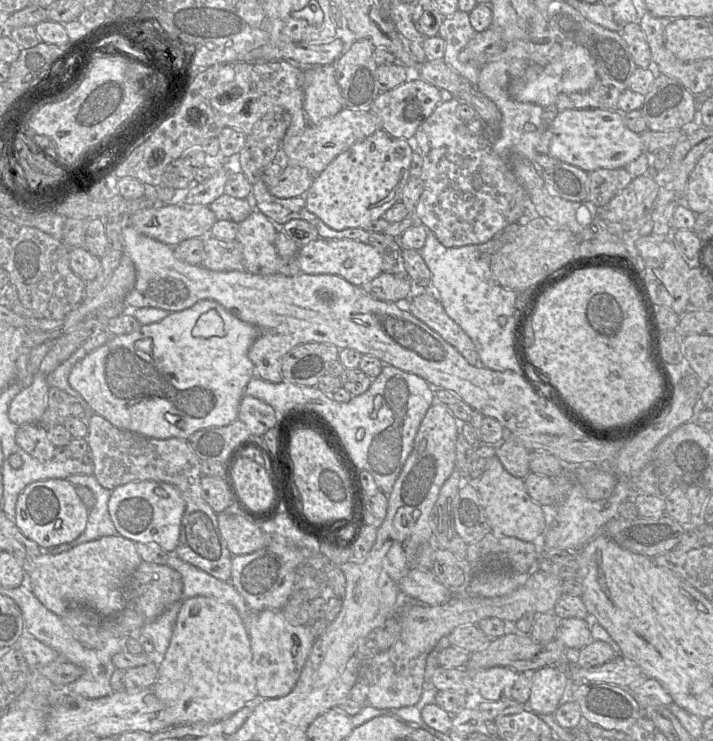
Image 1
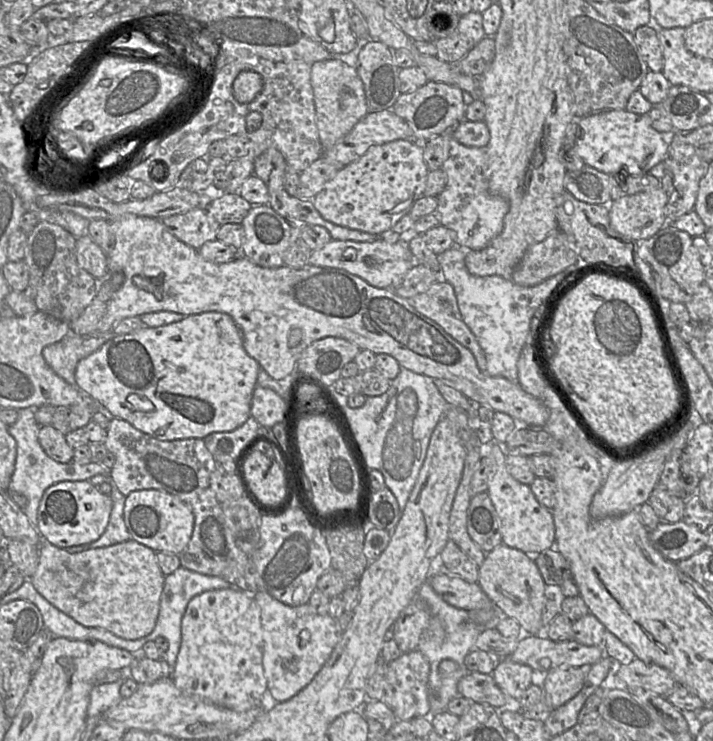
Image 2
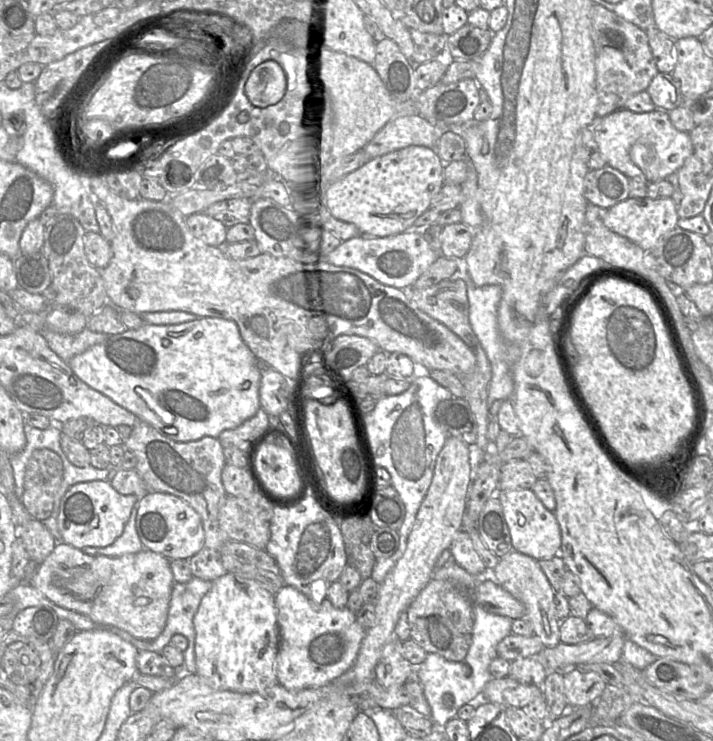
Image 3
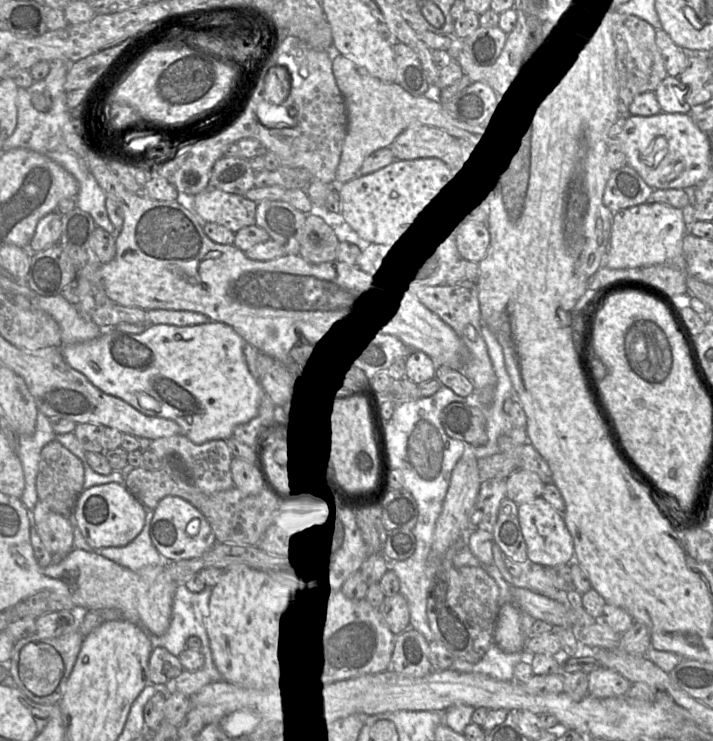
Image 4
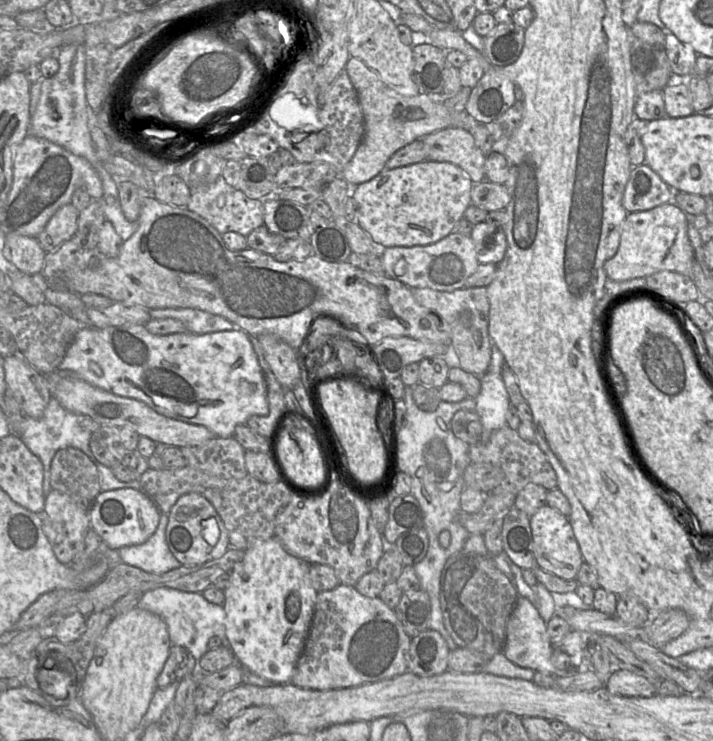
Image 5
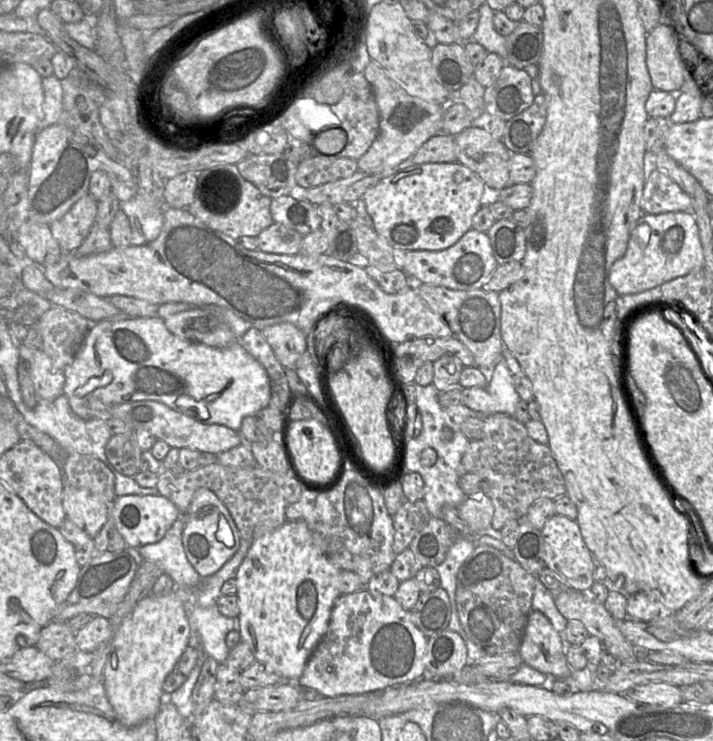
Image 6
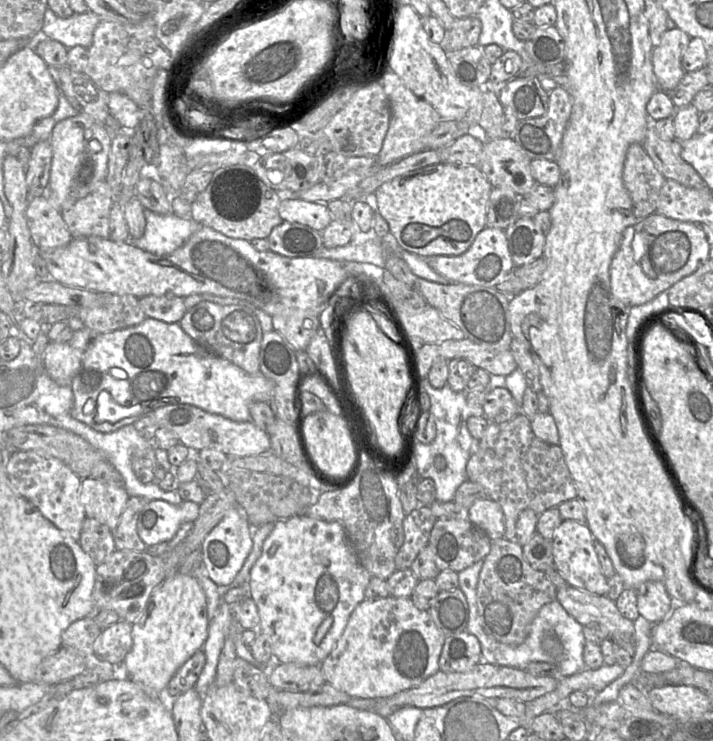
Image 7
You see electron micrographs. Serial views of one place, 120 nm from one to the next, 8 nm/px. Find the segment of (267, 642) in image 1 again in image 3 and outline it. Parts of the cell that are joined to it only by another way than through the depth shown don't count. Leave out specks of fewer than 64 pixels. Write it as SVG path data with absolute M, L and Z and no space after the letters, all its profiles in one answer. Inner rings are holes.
M288 585L280 588L274 598L280 635L276 657L276 675L280 685L291 691L320 687L337 680L353 666L366 635L366 629L357 622L354 612L346 607L336 608L327 599L315 603Z

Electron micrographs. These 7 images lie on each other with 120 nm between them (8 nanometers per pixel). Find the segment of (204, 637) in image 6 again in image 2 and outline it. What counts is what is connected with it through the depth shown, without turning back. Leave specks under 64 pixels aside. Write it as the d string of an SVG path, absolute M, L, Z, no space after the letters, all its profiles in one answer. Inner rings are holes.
M180 566L173 573L165 576L157 621L153 631L145 637L146 642L154 641L158 637L166 639L168 648L164 656L164 661L171 667L172 672L181 644L181 621L190 600L203 592L229 587L231 587L230 583L222 578L193 572L183 566Z

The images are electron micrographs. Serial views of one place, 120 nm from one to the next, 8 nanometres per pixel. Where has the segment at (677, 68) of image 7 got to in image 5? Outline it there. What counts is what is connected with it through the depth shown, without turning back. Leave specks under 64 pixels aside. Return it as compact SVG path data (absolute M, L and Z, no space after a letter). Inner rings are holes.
M638 21L629 26L629 33L631 41L631 63L637 94L662 91L666 85L676 79L672 76L665 50L666 33L655 24Z

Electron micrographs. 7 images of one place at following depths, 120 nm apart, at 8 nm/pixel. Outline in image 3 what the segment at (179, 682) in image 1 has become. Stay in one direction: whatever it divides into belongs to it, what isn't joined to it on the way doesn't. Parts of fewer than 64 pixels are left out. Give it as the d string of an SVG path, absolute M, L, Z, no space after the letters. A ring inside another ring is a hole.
M226 573L217 578L202 598L193 618L195 628L194 655L196 674L211 682L216 689L239 693L264 692L278 683L276 657L280 644L279 625L274 594L258 582Z

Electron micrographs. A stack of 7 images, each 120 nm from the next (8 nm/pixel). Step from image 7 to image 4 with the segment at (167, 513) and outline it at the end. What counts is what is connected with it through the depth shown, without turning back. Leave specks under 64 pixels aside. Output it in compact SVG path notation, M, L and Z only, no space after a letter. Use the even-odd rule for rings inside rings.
M107 483L84 489L71 515L71 521L89 546L94 549L123 547L142 531L146 518L145 506L123 485Z

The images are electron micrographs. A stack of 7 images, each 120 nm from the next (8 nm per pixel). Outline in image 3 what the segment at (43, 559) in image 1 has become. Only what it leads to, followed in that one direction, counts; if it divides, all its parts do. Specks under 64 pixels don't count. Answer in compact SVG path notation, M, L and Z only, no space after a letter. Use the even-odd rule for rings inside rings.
M58 542L51 554L40 563L30 585L57 606L83 614L99 625L114 626L140 640L154 640L165 628L174 583L170 561L148 549L120 557L93 556Z

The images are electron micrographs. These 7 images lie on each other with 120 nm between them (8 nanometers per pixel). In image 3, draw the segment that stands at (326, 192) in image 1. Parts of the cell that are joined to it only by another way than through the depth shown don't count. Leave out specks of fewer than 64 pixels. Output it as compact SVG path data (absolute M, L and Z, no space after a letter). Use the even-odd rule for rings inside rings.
M413 145L389 152L370 159L340 180L327 184L325 207L338 219L356 225L364 234L386 237L403 233L430 208L431 200L443 187L443 167L444 162L428 147Z

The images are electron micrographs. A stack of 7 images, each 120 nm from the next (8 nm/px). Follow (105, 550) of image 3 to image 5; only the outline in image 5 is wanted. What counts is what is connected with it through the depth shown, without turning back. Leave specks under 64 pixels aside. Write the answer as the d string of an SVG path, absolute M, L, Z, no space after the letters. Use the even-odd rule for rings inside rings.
M160 513L158 527L146 542L118 549L122 563L152 574L163 574L182 566L166 543L167 524L168 514Z

